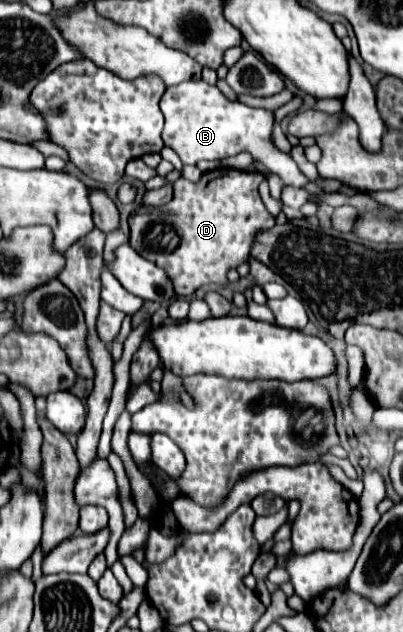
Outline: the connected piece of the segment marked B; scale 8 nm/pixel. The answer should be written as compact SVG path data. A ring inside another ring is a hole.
M183 81L167 87L159 105L165 115L163 143L171 147L185 165L195 165L203 159L225 159L247 151L253 159L277 173L285 185L303 187L309 183L309 179L297 169L295 161L271 143L273 115L269 111L249 107L241 101L229 101L217 87L211 87L205 81Z

